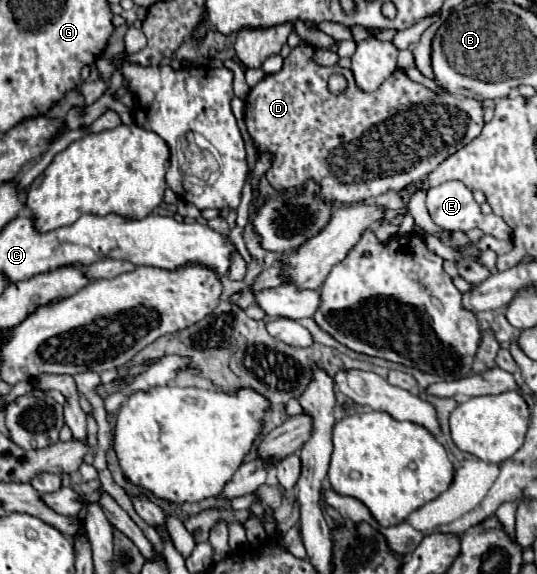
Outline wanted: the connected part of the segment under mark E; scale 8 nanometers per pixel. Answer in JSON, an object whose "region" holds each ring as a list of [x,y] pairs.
{"region":[[[448,181],[444,185],[438,185],[436,189],[430,189],[428,199],[426,199],[426,207],[428,207],[432,221],[444,231],[470,231],[470,229],[479,228],[484,233],[491,234],[498,239],[512,239],[513,231],[505,221],[493,214],[482,215],[480,205],[474,203],[472,191],[460,181]]]}

